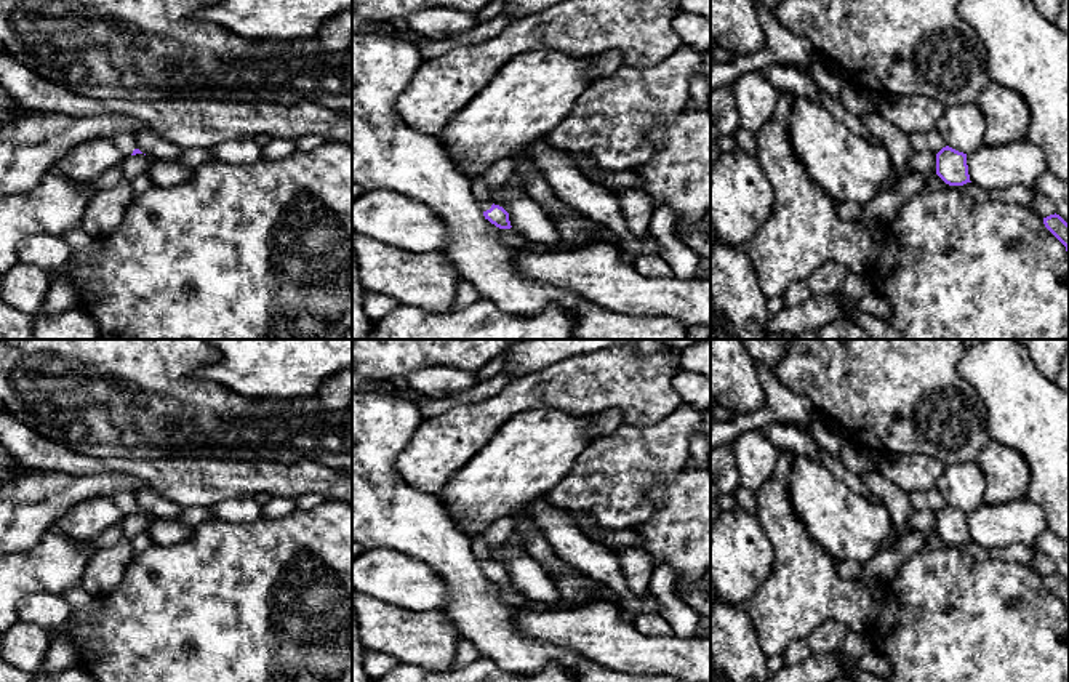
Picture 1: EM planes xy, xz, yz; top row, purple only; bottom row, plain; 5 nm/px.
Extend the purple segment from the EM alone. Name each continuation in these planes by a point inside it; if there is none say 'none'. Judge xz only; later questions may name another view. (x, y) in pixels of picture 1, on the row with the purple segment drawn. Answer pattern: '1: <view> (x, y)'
1: xz (479, 186)

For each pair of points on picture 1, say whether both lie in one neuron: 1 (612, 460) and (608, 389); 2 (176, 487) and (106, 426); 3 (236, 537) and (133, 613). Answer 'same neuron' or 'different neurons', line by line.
1: different neurons
2: different neurons
3: same neuron

